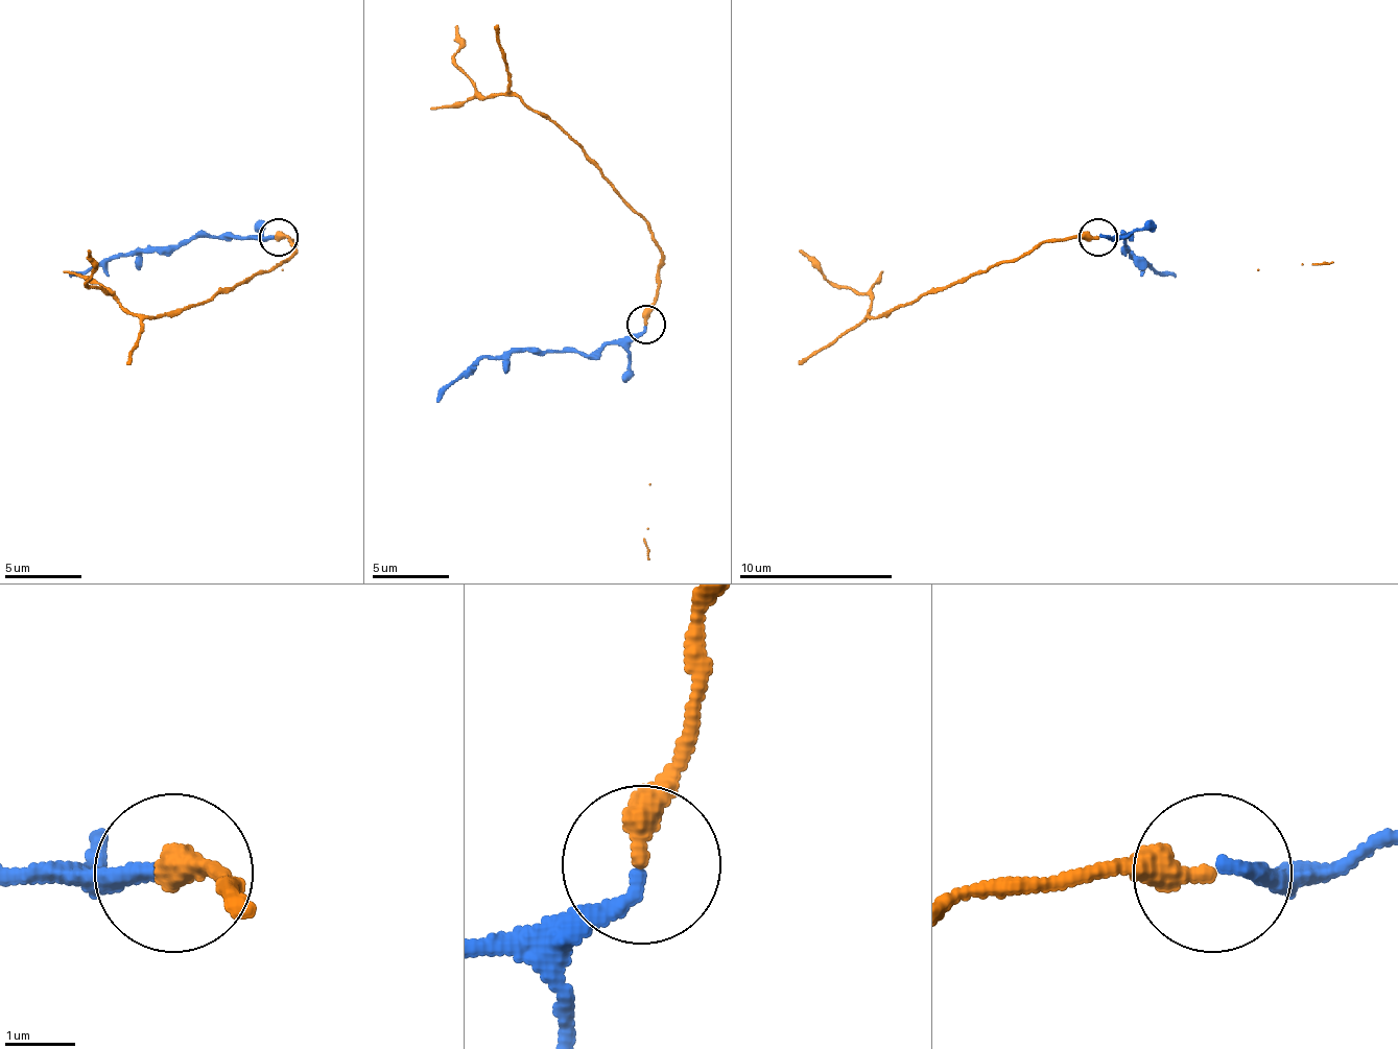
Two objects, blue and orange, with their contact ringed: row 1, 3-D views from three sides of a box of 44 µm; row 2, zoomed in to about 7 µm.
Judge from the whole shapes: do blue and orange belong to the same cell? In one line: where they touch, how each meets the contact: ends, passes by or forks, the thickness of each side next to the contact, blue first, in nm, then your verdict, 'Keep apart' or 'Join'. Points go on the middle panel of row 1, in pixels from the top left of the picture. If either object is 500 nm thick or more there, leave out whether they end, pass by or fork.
Place: (645, 325). At the ring blue ends. At the ring orange ends. Thickness 240 nm (blue) against 360 nm. Keep apart

